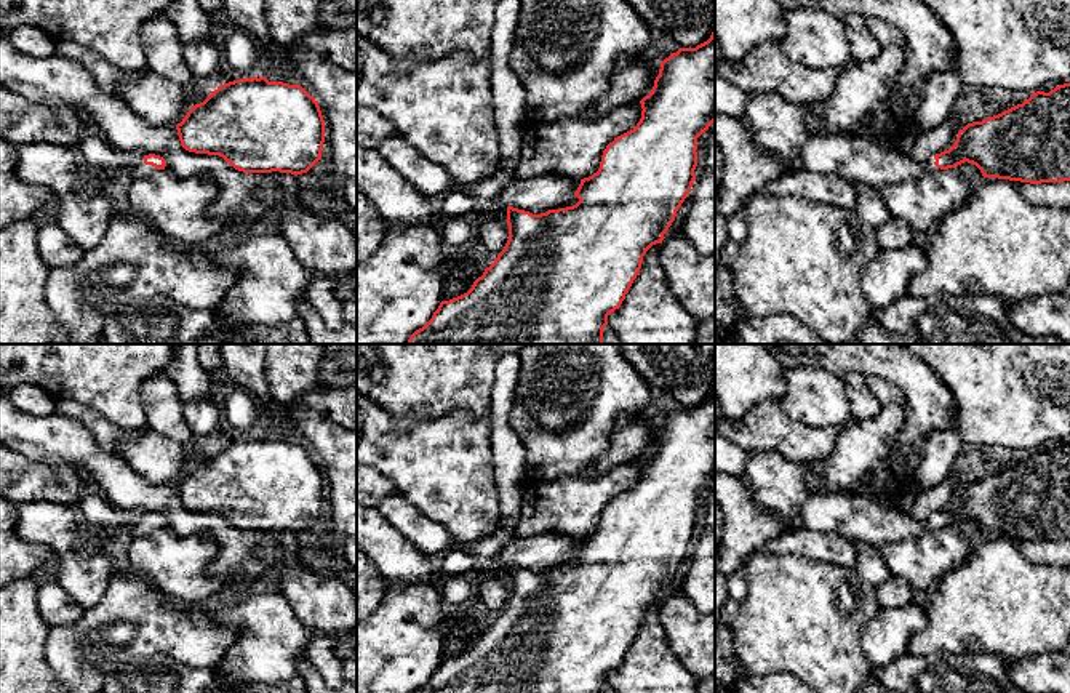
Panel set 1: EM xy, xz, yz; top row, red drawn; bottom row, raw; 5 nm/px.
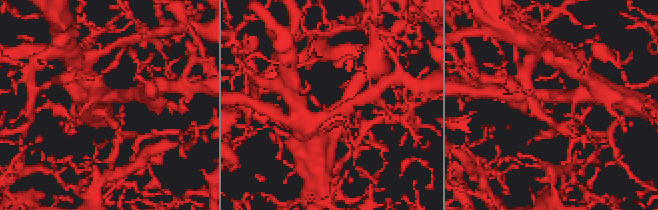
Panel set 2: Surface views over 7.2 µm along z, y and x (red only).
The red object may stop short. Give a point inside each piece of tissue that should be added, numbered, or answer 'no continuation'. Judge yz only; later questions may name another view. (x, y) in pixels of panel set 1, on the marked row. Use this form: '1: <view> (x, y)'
1: yz (856, 159)

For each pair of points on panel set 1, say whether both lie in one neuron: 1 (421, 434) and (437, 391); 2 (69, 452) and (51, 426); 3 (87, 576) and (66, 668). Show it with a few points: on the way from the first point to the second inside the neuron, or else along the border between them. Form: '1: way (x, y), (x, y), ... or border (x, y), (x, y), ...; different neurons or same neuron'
1: border (464, 408), (429, 418), (391, 413); different neurons
2: way (66, 445), (53, 432); same neuron
3: border (111, 581), (106, 592), (85, 610); different neurons

